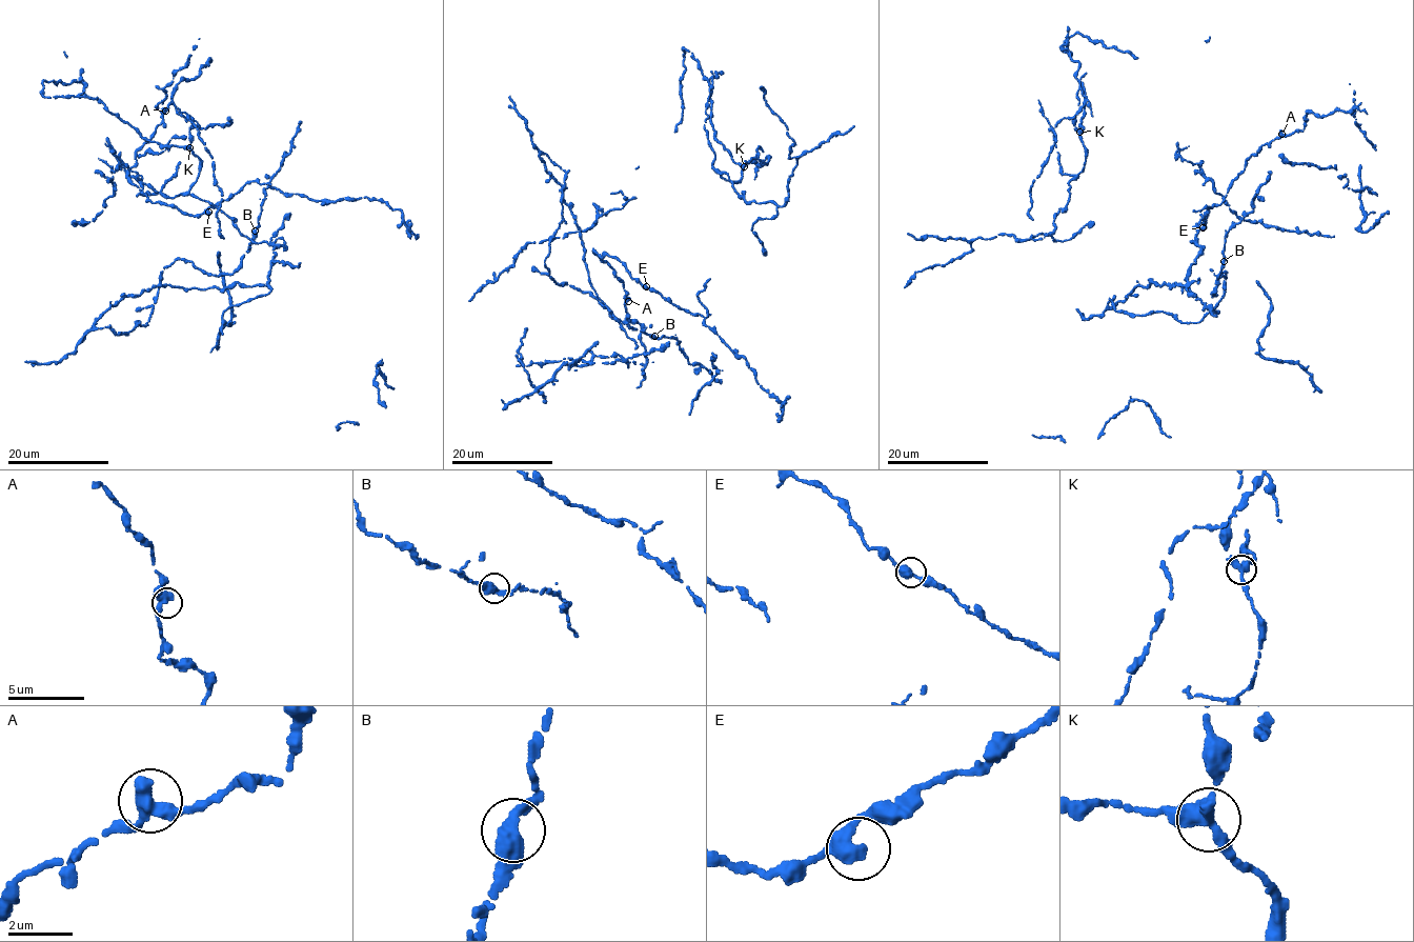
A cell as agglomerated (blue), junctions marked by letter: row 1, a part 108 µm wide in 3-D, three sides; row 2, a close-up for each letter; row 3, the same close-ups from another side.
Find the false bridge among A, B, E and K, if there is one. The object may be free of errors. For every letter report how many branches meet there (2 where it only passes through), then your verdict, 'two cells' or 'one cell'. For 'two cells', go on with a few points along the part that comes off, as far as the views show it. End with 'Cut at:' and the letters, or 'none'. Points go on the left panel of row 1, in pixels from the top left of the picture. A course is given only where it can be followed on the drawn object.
A: branches 2; one cell
B: branches 2; one cell
E: branches 2; one cell
K: branches 2; two cells; course (190, 147), (188, 127), (193, 125), (211, 158), (214, 177), (222, 194), (217, 218), (224, 238)
Cut at: K

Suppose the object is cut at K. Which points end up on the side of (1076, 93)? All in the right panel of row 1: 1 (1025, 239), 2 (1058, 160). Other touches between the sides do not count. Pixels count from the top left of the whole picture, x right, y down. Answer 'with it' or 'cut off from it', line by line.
1: cut off from it
2: cut off from it

